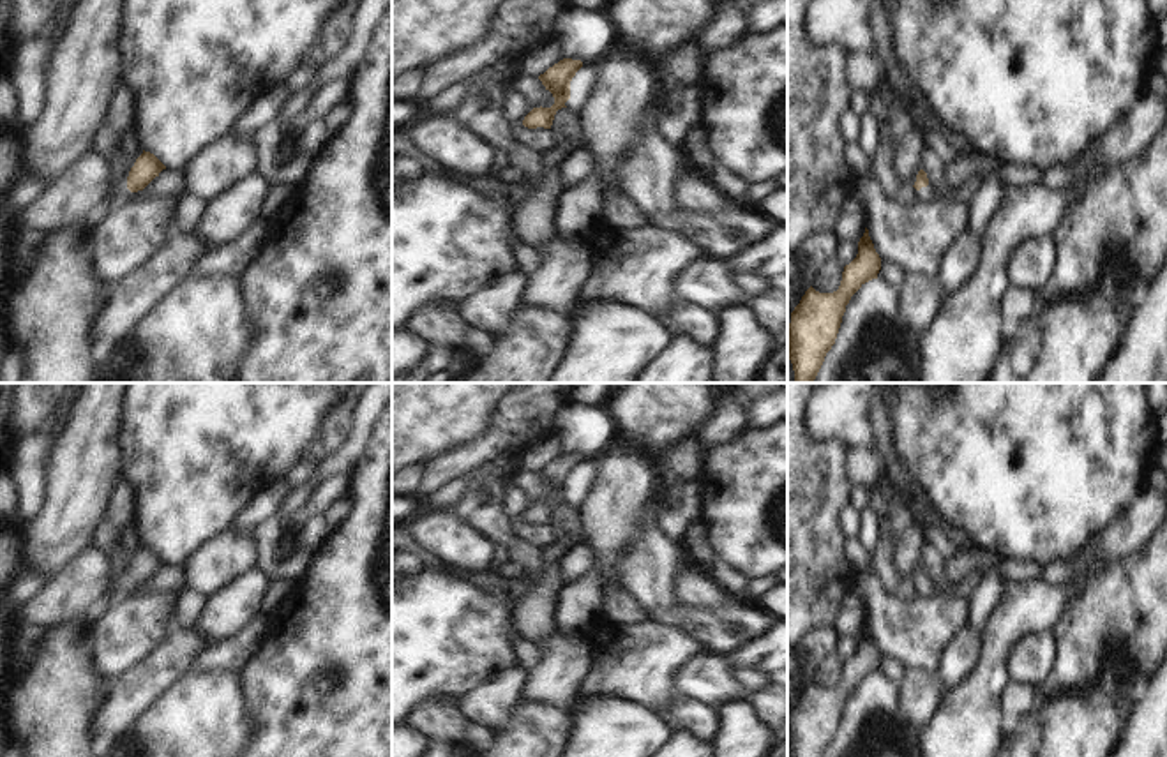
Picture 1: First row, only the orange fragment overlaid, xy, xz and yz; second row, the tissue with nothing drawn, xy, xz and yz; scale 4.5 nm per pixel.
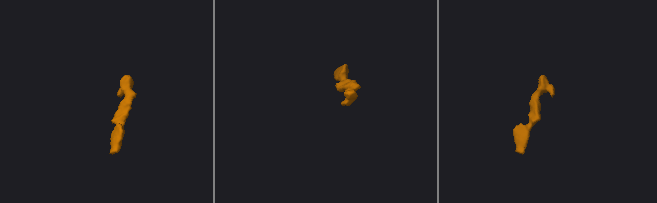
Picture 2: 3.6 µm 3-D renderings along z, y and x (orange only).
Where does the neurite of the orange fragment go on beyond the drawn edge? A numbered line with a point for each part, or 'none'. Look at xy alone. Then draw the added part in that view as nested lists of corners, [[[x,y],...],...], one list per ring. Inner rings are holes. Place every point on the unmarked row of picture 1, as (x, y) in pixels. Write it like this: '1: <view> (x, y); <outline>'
1: xy (120, 592); [[[127,570],[122,572],[122,575],[118,579],[115,579],[115,582],[111,584],[111,593],[106,598],[106,603],[109,609],[113,609],[115,605],[129,600],[132,596],[132,588],[127,584]]]

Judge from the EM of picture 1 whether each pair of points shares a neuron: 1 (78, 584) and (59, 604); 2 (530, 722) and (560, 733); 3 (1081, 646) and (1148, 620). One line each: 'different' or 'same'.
1: same
2: same
3: same

